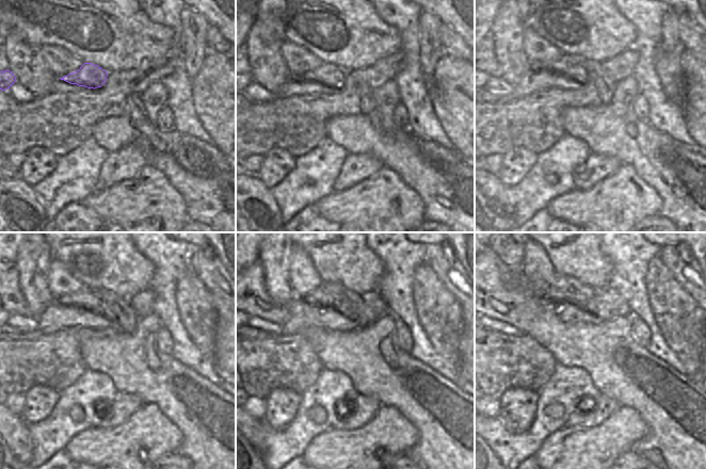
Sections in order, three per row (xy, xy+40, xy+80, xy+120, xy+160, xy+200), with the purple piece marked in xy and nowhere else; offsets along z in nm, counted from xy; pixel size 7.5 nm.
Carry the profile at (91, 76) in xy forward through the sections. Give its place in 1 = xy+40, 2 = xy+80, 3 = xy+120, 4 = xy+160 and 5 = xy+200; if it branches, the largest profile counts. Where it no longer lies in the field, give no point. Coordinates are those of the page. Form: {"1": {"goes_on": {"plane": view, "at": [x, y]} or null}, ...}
{"1": {"goes_on": {"plane": "xy+40", "at": [330, 75]}}, "2": {"goes_on": {"plane": "xy+80", "at": [573, 70]}}, "3": {"goes_on": {"plane": "xy+120", "at": [82, 298]}}, "4": {"goes_on": {"plane": "xy+160", "at": [319, 296]}}, "5": {"goes_on": {"plane": "xy+200", "at": [551, 293]}}}

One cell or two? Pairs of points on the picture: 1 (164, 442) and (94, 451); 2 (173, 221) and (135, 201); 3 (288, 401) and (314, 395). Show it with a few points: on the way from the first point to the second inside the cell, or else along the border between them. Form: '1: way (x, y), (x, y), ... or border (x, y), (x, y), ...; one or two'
1: way (147, 439), (141, 439), (132, 447), (111, 448); one
2: way (163, 213), (151, 212), (145, 206); one
3: border (300, 393), (300, 404), (291, 420); two

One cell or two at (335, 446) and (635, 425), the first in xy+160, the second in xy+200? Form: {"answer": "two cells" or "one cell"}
{"answer": "one cell"}

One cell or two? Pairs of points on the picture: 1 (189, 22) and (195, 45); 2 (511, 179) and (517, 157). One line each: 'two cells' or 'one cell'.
1: one cell
2: one cell

